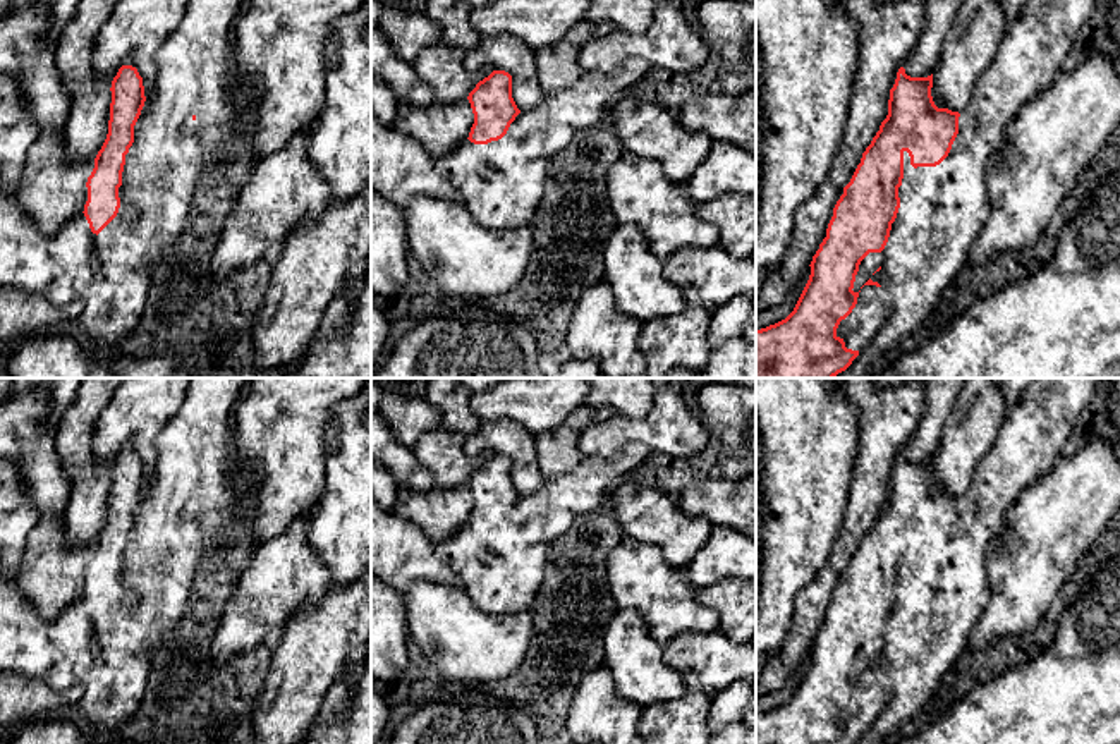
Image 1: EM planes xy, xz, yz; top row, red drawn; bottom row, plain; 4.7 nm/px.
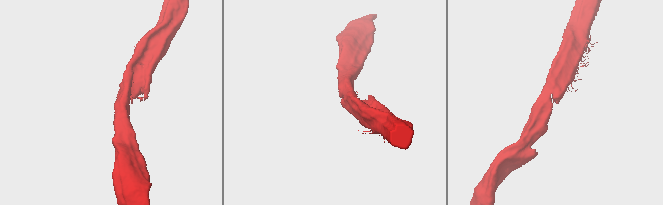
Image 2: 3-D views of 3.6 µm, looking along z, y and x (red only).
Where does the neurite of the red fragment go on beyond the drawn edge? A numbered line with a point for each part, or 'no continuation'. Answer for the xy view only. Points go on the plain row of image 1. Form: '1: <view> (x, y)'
no continuation

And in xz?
no continuation

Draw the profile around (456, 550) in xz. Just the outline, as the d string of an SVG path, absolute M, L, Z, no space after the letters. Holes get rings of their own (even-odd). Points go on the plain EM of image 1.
M555 510L526 522L507 519L488 529L466 524L436 543L435 555L448 569L448 584L464 589L490 613L529 610L536 600L548 546L563 536L574 512Z

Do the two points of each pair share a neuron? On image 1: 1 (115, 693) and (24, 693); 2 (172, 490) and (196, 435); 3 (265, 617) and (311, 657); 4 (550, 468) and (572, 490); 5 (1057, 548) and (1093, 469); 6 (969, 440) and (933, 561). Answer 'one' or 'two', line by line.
1: two
2: one
3: two
4: two
5: one
6: two

